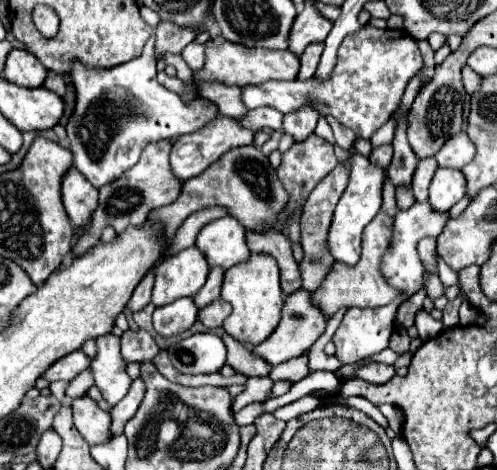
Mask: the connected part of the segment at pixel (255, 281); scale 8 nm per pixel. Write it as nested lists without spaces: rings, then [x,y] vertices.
[[[252,252],[248,262],[228,268],[224,272],[222,298],[232,306],[232,314],[224,320],[224,330],[228,334],[246,344],[258,344],[266,340],[278,326],[280,308],[284,302],[276,260],[272,260],[272,256],[256,256],[256,252]]]

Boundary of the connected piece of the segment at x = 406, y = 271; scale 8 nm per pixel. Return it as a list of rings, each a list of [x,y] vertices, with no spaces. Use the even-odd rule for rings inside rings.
[[[416,202],[414,206],[410,206],[410,210],[398,210],[398,214],[394,218],[394,236],[392,236],[386,256],[382,260],[382,274],[392,286],[400,288],[406,296],[412,296],[414,292],[418,292],[422,288],[424,266],[422,266],[422,260],[416,250],[418,240],[424,236],[438,236],[446,222],[448,222],[448,214],[434,212],[428,202],[424,202],[424,204]]]

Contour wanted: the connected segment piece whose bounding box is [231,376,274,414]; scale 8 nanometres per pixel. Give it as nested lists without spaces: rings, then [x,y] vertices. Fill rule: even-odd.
[[[248,378],[244,384],[244,392],[234,397],[231,411],[233,414],[248,404],[254,402],[266,402],[272,394],[272,380],[266,378]]]

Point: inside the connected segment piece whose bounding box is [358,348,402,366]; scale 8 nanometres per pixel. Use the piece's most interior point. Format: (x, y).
(388, 356)

